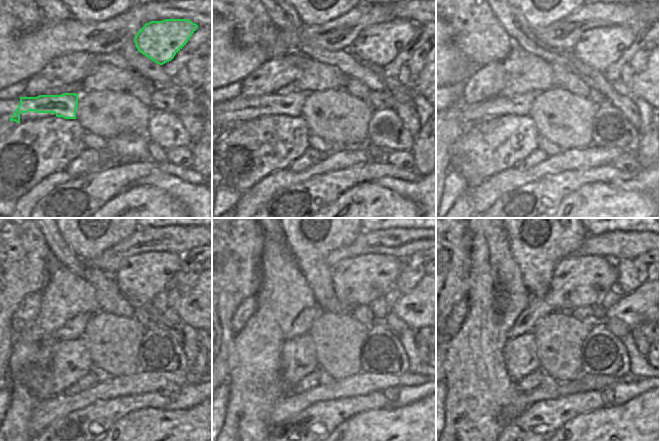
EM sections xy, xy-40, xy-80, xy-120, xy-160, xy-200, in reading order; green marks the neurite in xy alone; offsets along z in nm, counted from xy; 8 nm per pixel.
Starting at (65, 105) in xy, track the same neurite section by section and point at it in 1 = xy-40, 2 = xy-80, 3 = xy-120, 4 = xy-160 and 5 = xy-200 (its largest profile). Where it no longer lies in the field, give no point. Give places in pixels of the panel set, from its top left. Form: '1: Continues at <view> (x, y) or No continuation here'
1: Continues at xy-40 (291, 104)
2: Continues at xy-80 (519, 105)
3: Continues at xy-120 (73, 328)
4: Continues at xy-160 (302, 324)
5: Continues at xy-200 (578, 280)

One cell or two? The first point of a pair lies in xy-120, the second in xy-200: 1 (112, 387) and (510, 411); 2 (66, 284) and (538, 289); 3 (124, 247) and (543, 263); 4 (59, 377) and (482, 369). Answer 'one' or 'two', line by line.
1: one
2: two
3: two
4: two

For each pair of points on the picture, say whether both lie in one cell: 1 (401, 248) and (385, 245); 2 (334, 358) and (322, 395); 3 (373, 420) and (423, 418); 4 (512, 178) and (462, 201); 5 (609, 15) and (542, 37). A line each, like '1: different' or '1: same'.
1: same
2: different
3: same
4: different
5: same

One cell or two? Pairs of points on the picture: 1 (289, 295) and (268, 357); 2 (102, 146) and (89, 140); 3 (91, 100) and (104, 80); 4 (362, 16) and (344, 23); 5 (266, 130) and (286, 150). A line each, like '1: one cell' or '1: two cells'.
1: one cell
2: one cell
3: two cells
4: one cell
5: one cell

